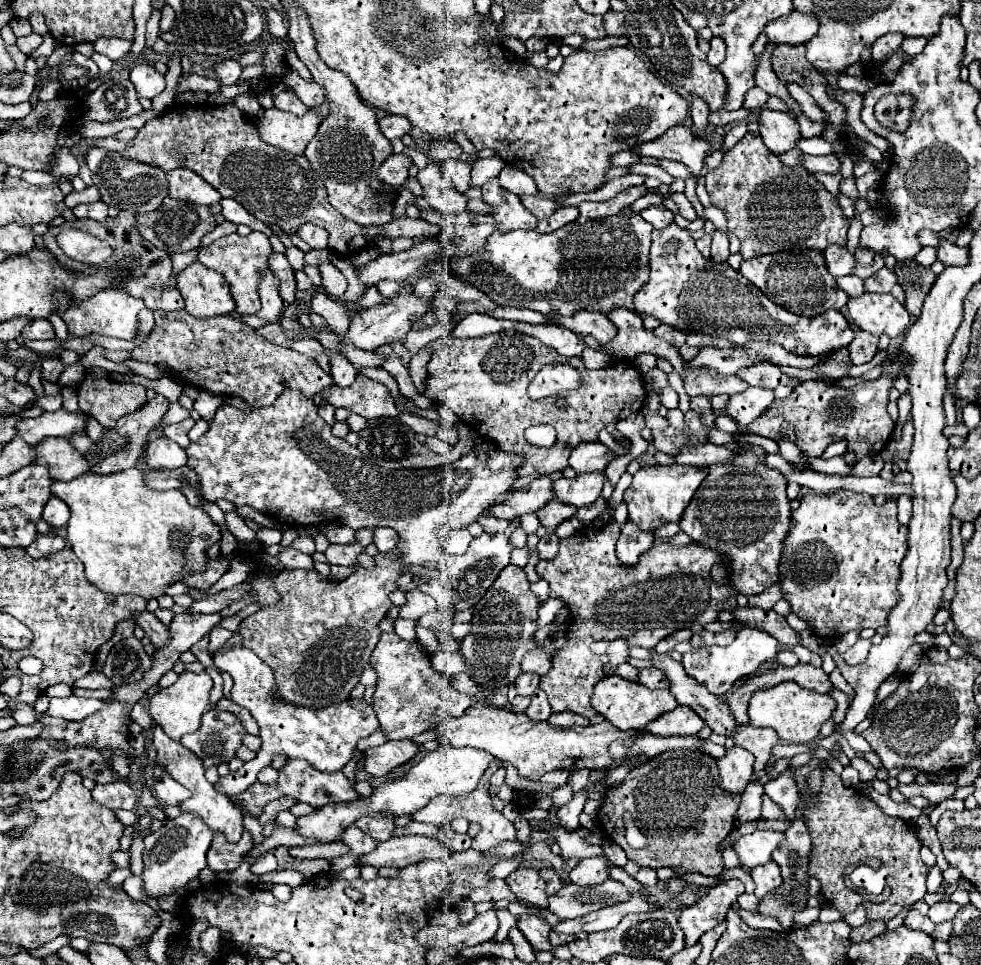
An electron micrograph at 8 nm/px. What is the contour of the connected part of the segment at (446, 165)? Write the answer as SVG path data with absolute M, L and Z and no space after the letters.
M448 159L448 161L442 161L442 171L460 193L466 193L470 189L470 163Z

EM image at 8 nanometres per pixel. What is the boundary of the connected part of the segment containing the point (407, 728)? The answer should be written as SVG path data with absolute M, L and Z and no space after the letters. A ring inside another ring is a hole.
M382 633L370 665L378 675L374 711L388 739L408 739L424 733L446 717L460 717L468 705L472 705L472 695L452 689L448 677L442 677L442 673L432 667L429 655L420 649L418 641L400 639L396 633Z

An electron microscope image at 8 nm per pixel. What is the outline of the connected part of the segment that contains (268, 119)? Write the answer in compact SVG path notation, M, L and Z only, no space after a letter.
M272 107L266 109L260 117L256 117L262 141L294 155L304 153L308 141L316 135L320 123L322 123L320 109L312 107L304 115L292 115Z

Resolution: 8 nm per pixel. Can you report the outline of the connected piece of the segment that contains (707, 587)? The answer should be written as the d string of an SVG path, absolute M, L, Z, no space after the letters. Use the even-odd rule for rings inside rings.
M616 523L604 525L600 529L586 527L576 535L562 539L558 555L550 561L542 559L536 565L536 573L550 583L550 597L562 597L574 613L574 621L570 623L570 629L568 629L566 647L558 651L556 657L552 657L552 669L540 677L540 689L548 695L552 711L574 711L588 719L598 713L590 705L590 695L596 681L605 677L605 674L600 657L592 653L590 646L600 639L612 641L616 637L624 637L628 641L628 647L638 645L644 649L652 649L660 639L664 639L672 631L688 629L694 623L706 625L706 623L718 621L718 613L722 611L726 599L736 593L732 591L732 575L726 575L724 585L712 579L710 571L716 563L724 565L728 573L728 559L724 559L720 551L712 551L710 547L690 541L684 547L674 543L654 545L652 551L640 557L636 567L622 567L620 561L616 559Z

